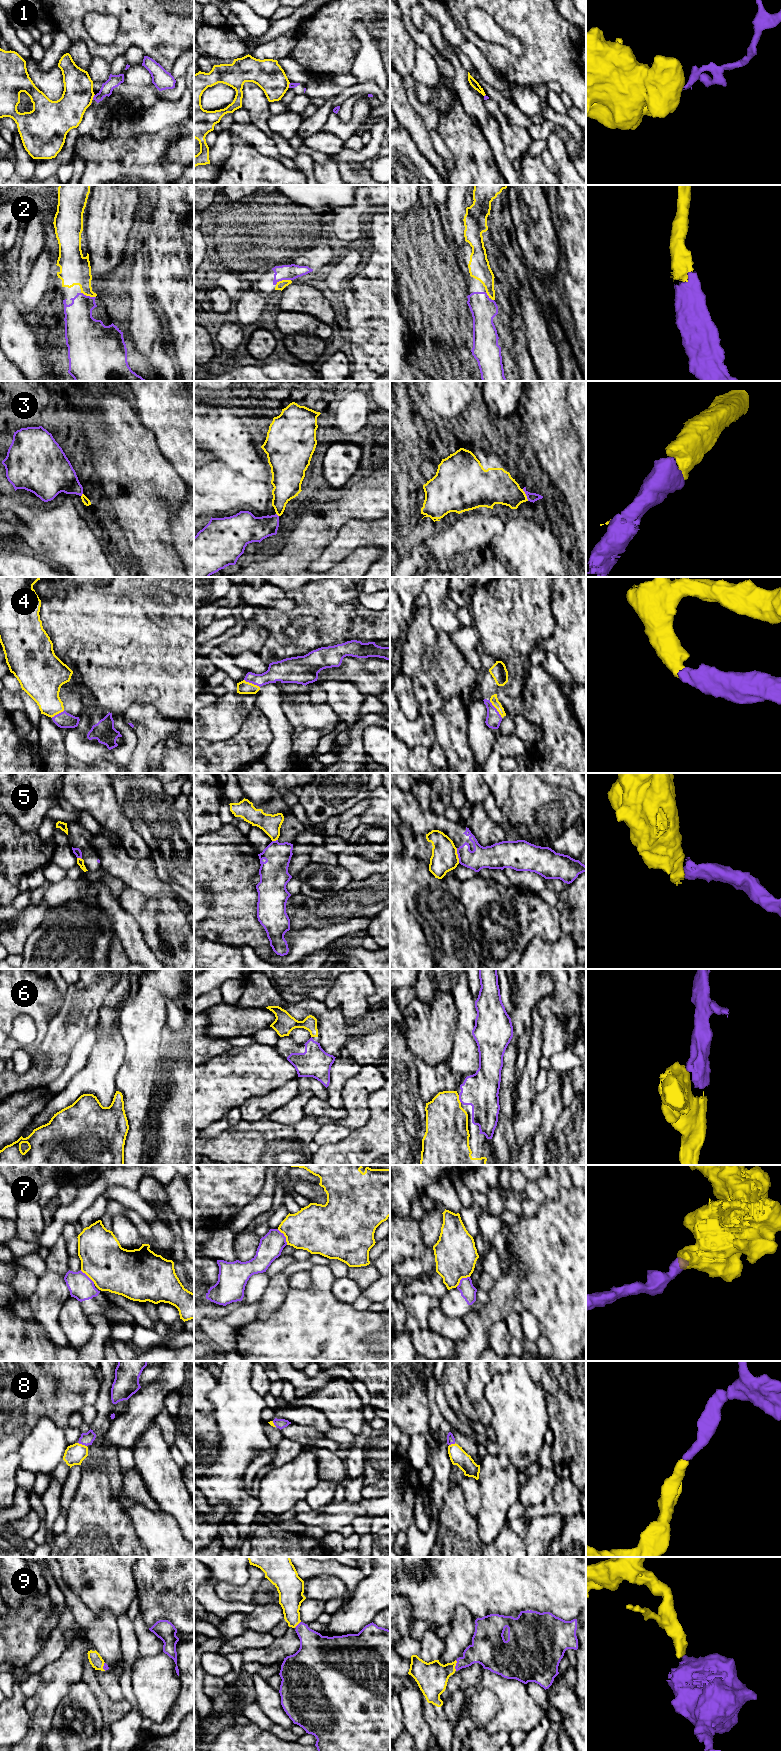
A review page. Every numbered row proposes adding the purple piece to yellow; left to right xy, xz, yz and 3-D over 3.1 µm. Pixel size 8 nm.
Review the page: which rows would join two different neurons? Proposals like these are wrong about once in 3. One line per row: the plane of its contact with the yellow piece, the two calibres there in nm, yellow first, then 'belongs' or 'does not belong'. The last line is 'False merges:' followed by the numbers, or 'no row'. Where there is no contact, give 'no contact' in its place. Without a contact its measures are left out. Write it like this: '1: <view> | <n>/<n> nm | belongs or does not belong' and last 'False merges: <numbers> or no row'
1: xy | 260/100 nm | does not belong
2: xz | 70/130 nm | belongs
3: yz | 280/80 nm | belongs
4: yz | 60/120 nm | belongs
5: yz | 220/180 nm | does not belong
6: yz | 340/280 nm | belongs
7: xz | 380/190 nm | does not belong
8: xy | 160/100 nm | belongs
9: yz | 240/200 nm | belongs
False merges: 1, 5, 7

